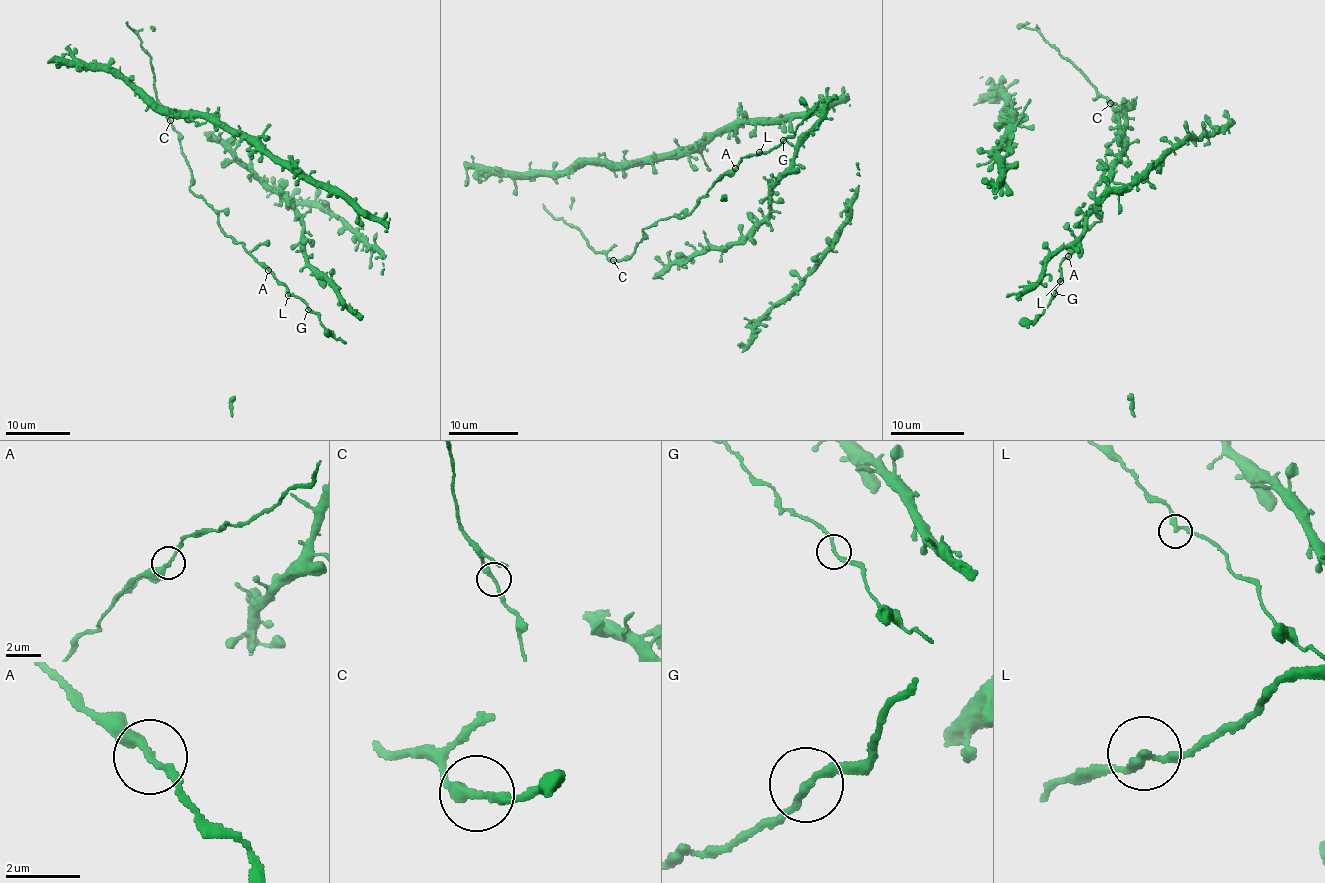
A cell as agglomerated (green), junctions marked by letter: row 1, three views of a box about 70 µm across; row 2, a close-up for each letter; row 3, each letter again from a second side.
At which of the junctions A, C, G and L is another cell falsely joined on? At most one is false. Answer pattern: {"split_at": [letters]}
{"split_at": []}

